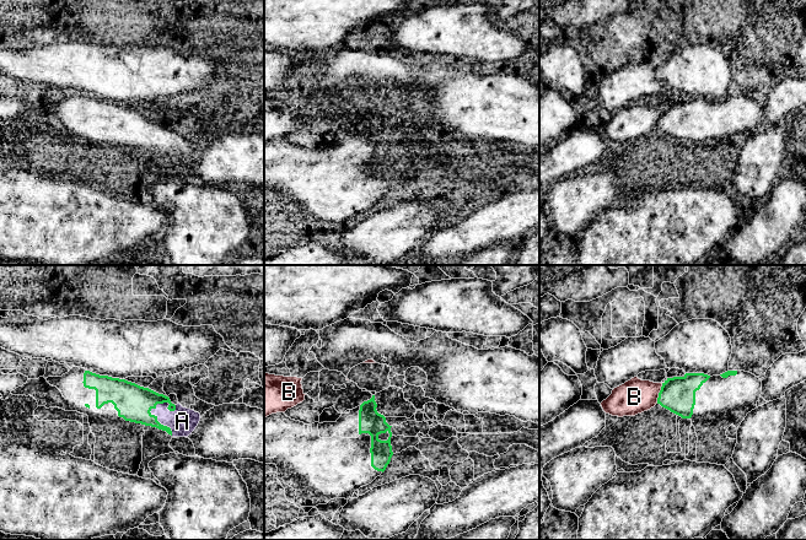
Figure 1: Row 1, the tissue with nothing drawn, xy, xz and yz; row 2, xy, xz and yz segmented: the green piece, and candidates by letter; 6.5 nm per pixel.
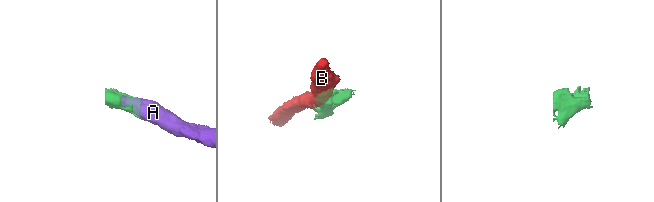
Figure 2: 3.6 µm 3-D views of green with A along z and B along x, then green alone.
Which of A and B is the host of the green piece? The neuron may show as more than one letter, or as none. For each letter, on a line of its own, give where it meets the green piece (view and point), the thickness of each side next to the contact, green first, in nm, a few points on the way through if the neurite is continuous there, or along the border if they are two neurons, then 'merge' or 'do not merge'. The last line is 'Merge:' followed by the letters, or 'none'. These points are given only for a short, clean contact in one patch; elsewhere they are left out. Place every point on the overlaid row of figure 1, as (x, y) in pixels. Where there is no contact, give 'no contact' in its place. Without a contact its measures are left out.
A: xy (157, 421) | 240/180 nm | do not merge
B: yz (659, 393) | 240/220 nm | along yz (662, 383), (656, 403) | do not merge
Merge: none

